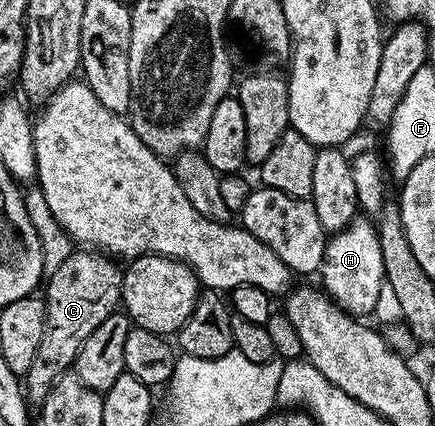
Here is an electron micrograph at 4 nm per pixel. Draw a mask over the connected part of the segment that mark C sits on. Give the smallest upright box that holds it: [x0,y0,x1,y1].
[22,249,124,404]

